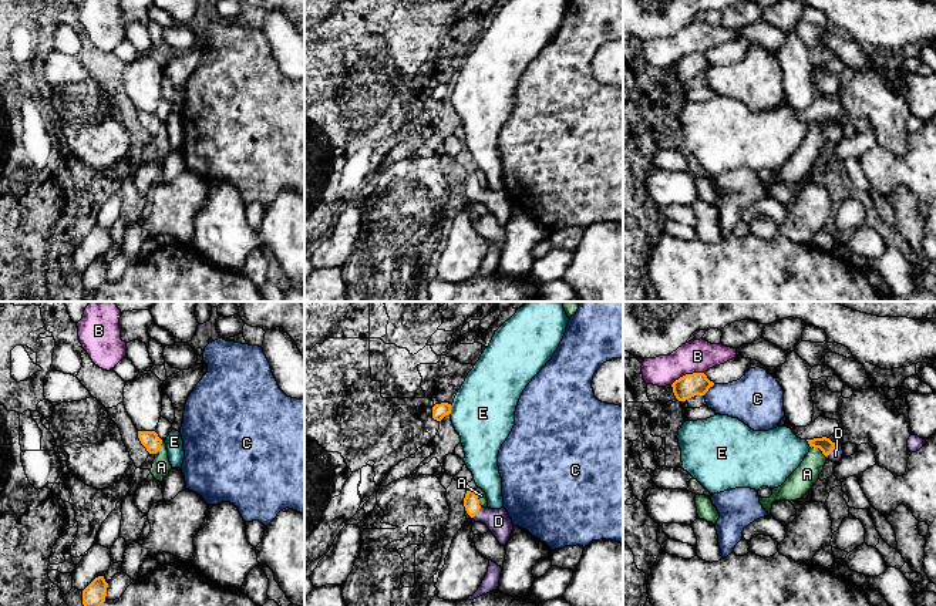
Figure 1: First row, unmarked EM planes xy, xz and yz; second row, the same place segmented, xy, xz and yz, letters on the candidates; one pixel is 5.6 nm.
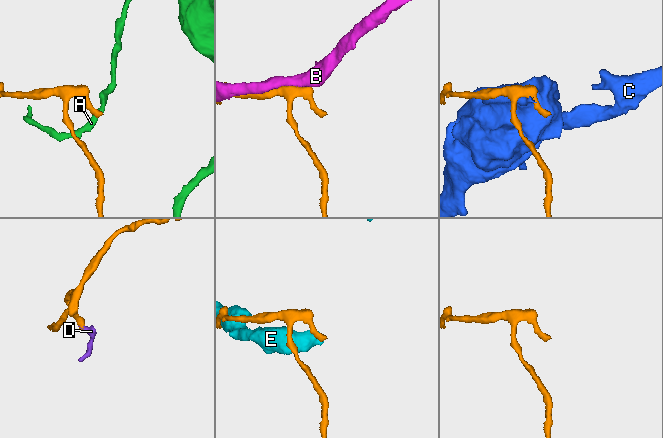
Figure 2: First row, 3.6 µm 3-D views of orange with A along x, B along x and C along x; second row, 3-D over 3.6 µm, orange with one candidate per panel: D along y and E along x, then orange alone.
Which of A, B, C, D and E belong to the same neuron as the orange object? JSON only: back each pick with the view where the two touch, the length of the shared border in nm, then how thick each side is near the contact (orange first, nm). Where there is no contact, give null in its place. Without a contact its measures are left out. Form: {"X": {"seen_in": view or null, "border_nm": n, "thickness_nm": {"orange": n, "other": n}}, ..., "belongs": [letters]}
{"D": {"seen_in": "xz", "border_nm": 100, "thickness_nm": {"orange": 90, "other": 140}}, "belongs": ["D"]}

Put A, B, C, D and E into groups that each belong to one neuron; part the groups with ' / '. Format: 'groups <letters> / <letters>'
groups A / B / C / D / E

